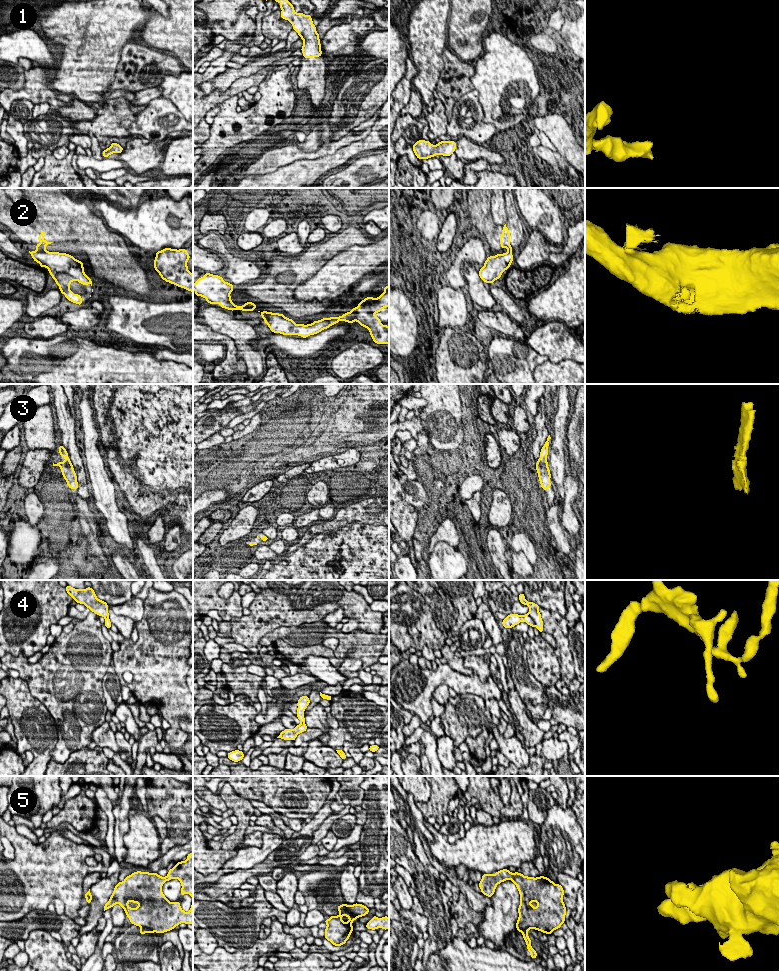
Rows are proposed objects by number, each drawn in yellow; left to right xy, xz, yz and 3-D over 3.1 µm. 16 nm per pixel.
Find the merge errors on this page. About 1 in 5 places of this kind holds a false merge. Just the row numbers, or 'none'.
2, 4, 5

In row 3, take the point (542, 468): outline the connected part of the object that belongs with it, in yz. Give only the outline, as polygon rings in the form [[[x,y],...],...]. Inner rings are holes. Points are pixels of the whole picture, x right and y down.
[[[549,435],[544,446],[541,449],[540,458],[536,462],[536,470],[538,473],[540,485],[544,491],[548,489],[549,487],[552,487],[550,483],[551,474],[548,467],[547,457],[546,457],[549,454],[549,451],[547,449],[549,448],[548,441],[550,439],[551,437]]]

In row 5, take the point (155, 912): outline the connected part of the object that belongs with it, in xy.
[[[193,852],[187,855],[186,861],[180,861],[168,871],[166,877],[158,873],[136,871],[127,876],[123,882],[118,882],[109,901],[104,905],[104,911],[119,904],[125,911],[131,924],[142,928],[148,928],[152,932],[164,933],[174,929],[181,923],[193,924]],[[178,879],[181,883],[180,895],[189,894],[192,897],[192,905],[188,912],[181,909],[180,902],[170,902],[162,892],[162,886],[166,881]]]

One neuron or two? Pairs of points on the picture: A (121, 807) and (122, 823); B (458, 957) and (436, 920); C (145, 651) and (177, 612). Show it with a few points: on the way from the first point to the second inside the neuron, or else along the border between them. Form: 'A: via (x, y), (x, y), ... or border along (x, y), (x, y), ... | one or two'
A: via (121, 811), (121, 819) | one
B: border along (451, 939), (438, 950) | two
C: via (154, 641), (170, 622) | one

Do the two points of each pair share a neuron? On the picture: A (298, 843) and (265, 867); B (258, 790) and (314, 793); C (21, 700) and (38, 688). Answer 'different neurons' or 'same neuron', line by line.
A: same neuron
B: same neuron
C: different neurons

